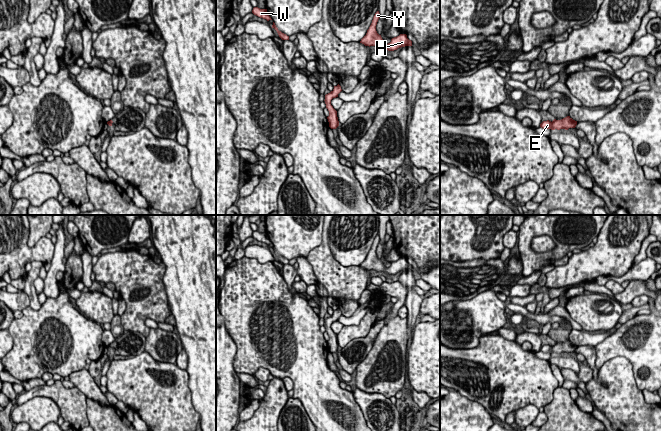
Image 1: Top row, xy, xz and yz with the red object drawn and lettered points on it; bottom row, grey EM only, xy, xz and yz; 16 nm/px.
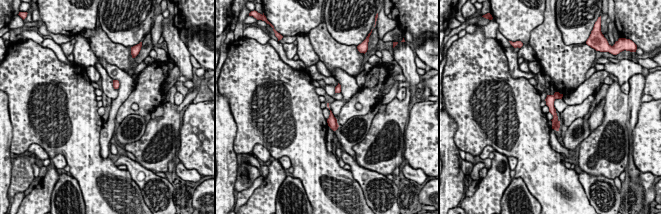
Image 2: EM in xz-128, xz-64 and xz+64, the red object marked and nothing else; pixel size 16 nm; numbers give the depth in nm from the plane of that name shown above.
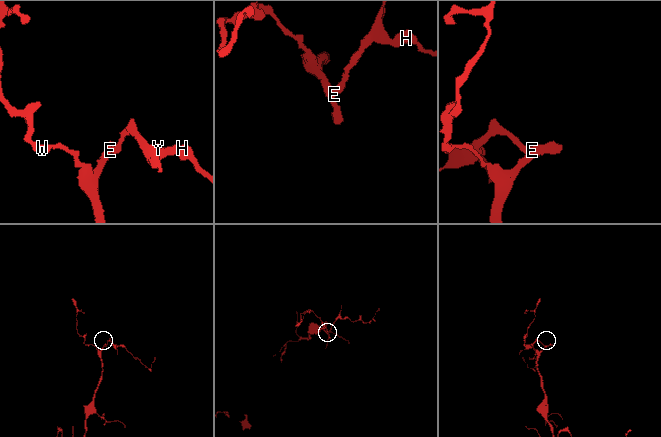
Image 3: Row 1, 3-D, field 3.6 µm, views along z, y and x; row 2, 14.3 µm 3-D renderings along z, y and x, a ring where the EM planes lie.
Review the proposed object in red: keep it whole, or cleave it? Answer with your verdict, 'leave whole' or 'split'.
leave whole

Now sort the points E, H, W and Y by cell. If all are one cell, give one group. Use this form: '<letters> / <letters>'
E H W Y

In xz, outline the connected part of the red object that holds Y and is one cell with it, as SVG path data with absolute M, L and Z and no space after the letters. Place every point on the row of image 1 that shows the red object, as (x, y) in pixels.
M377 11L366 35L361 39L360 43L369 47L375 46L377 48L385 48L388 51L394 51L405 46L412 46L412 41L407 38L406 34L400 34L399 36L392 38L390 43L386 44L381 35L379 35L376 31L376 25L379 18L380 13Z

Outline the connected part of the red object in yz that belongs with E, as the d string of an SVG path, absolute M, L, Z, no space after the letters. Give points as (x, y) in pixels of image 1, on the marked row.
M567 116L561 120L554 119L552 122L549 120L543 121L540 124L540 127L543 129L551 129L551 130L555 130L555 129L568 130L569 128L575 128L576 125L577 125L577 121L573 120L570 116Z

